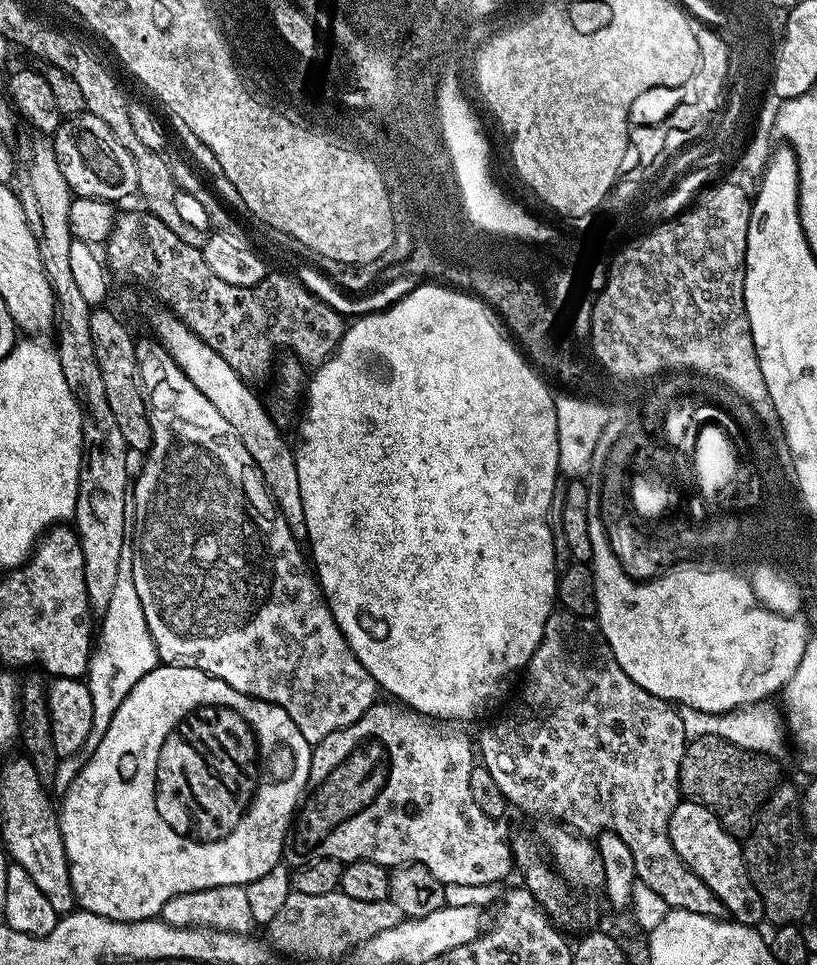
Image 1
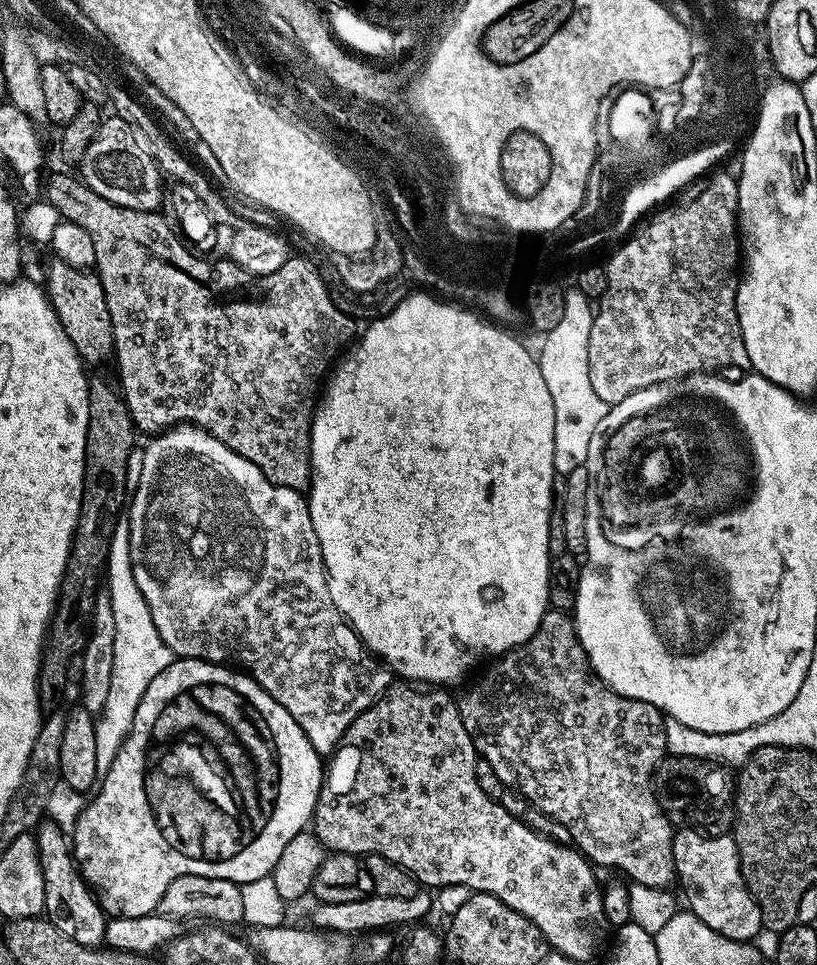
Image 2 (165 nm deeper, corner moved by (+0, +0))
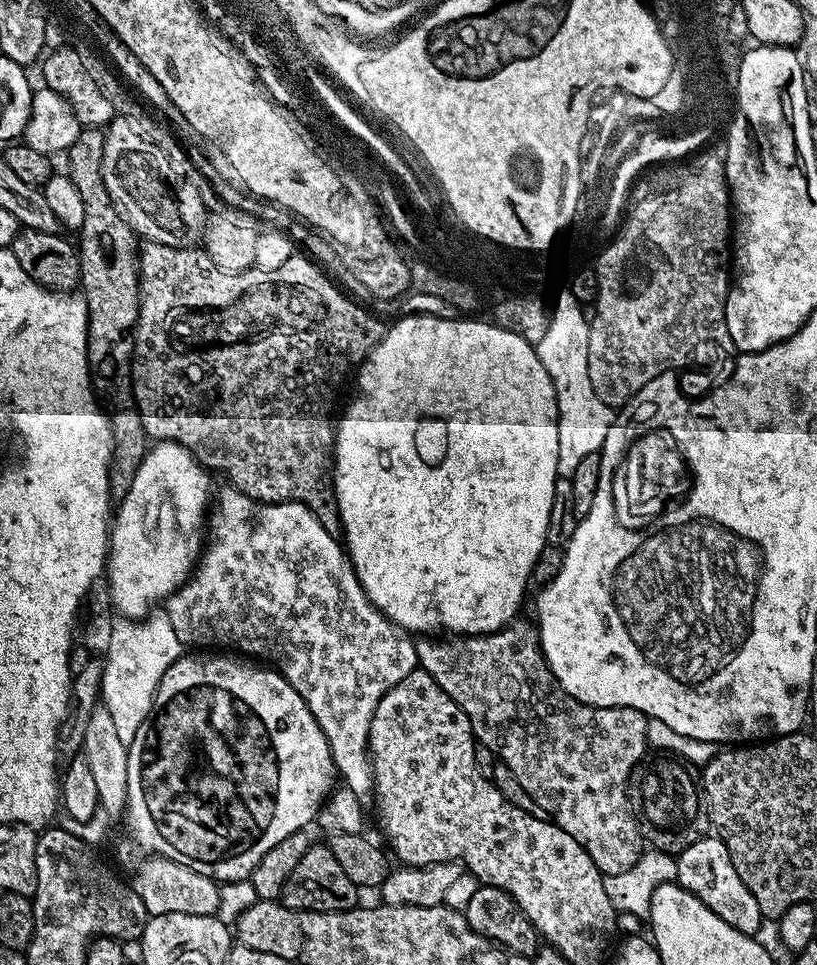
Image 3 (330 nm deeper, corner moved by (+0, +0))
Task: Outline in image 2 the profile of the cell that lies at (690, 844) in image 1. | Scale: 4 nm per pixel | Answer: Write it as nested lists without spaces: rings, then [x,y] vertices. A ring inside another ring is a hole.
[[[692,826],[681,827],[672,837],[672,861],[676,867],[678,885],[680,884],[685,898],[688,899],[687,911],[693,912],[698,919],[706,922],[706,926],[710,926],[710,930],[714,930],[726,938],[745,942],[755,941],[755,936],[761,935],[764,923],[762,922],[762,914],[742,878],[735,840],[728,834],[703,836],[702,833],[695,832],[694,829],[695,827]]]

